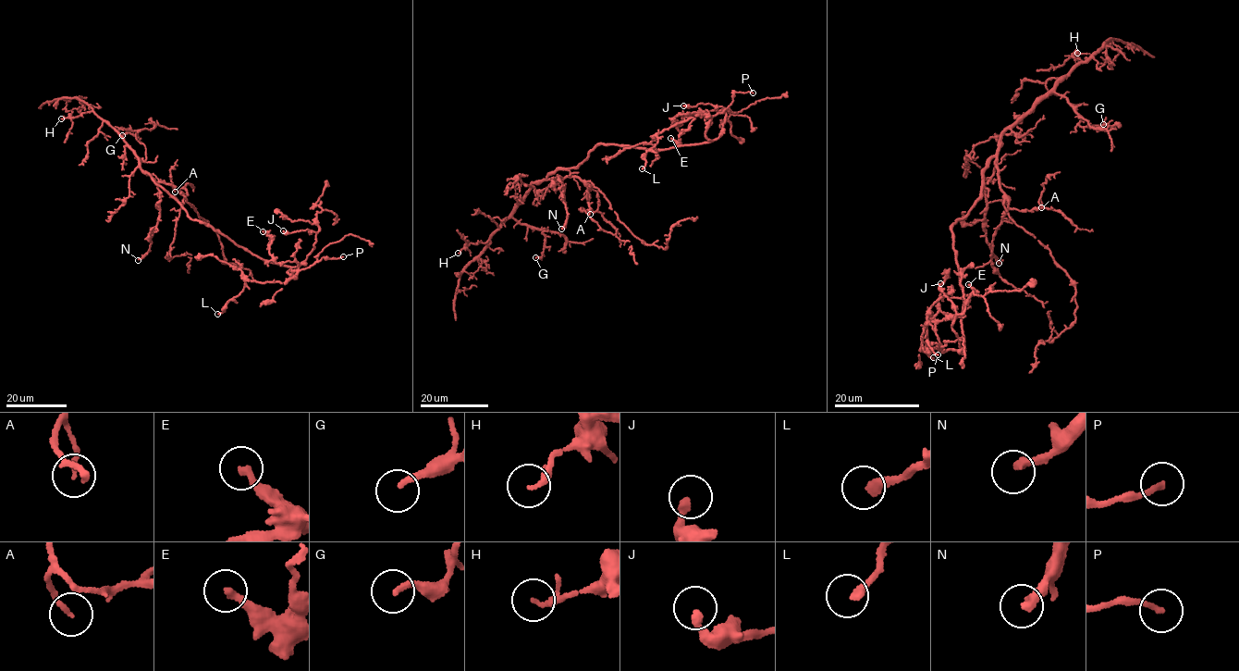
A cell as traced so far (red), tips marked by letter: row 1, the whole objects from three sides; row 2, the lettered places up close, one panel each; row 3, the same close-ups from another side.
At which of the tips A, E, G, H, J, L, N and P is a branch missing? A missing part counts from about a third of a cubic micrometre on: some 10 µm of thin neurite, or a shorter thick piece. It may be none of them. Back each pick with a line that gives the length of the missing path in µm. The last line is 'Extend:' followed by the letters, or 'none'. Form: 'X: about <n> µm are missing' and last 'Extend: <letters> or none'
L: about 8 µm are missing
N: about 15 µm are missing
P: about 4 µm are missing
Extend: L, N, P

